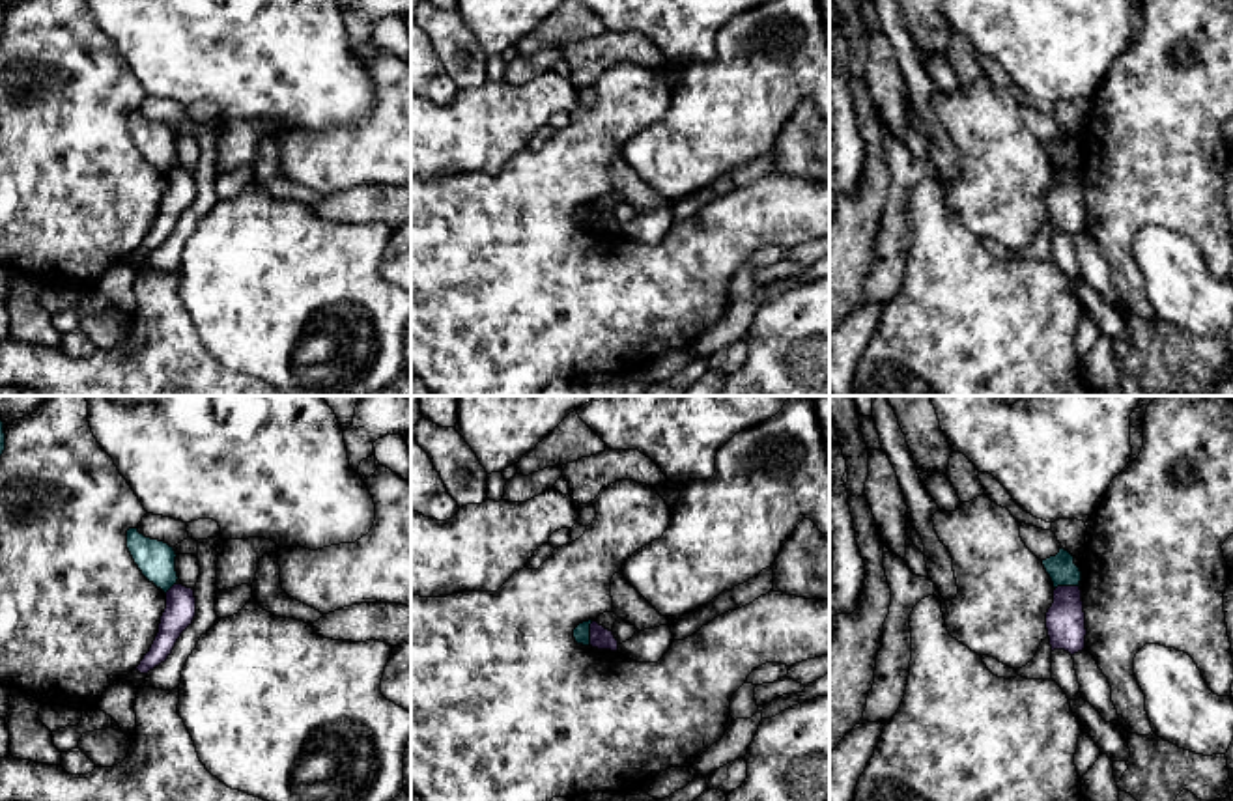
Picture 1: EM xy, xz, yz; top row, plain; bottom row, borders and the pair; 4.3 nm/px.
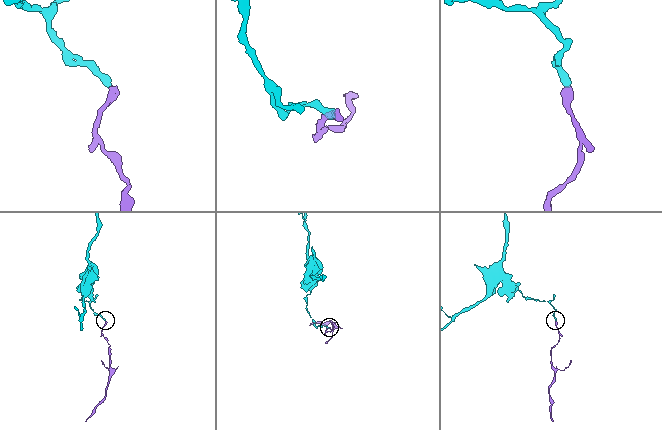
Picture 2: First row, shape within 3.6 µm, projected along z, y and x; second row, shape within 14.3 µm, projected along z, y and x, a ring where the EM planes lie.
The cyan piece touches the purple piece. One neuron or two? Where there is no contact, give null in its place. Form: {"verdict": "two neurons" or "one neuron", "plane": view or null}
{"verdict": "two neurons", "plane": "xz"}

